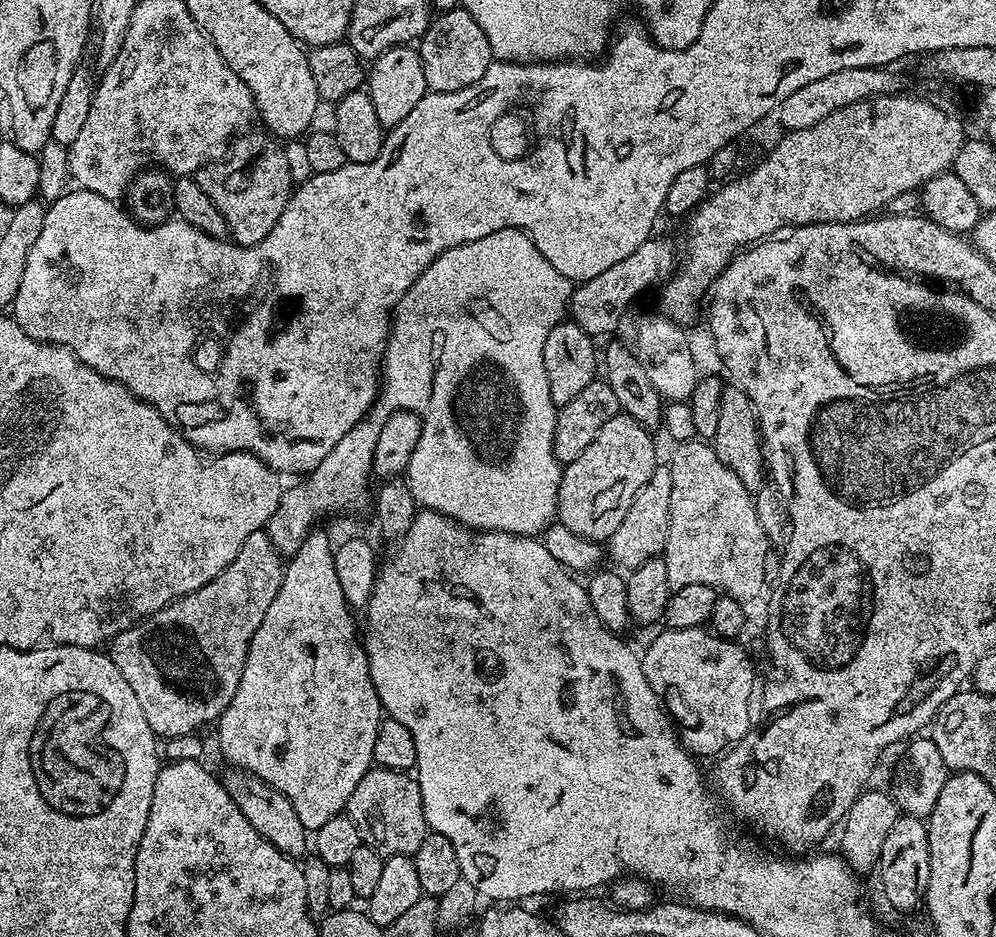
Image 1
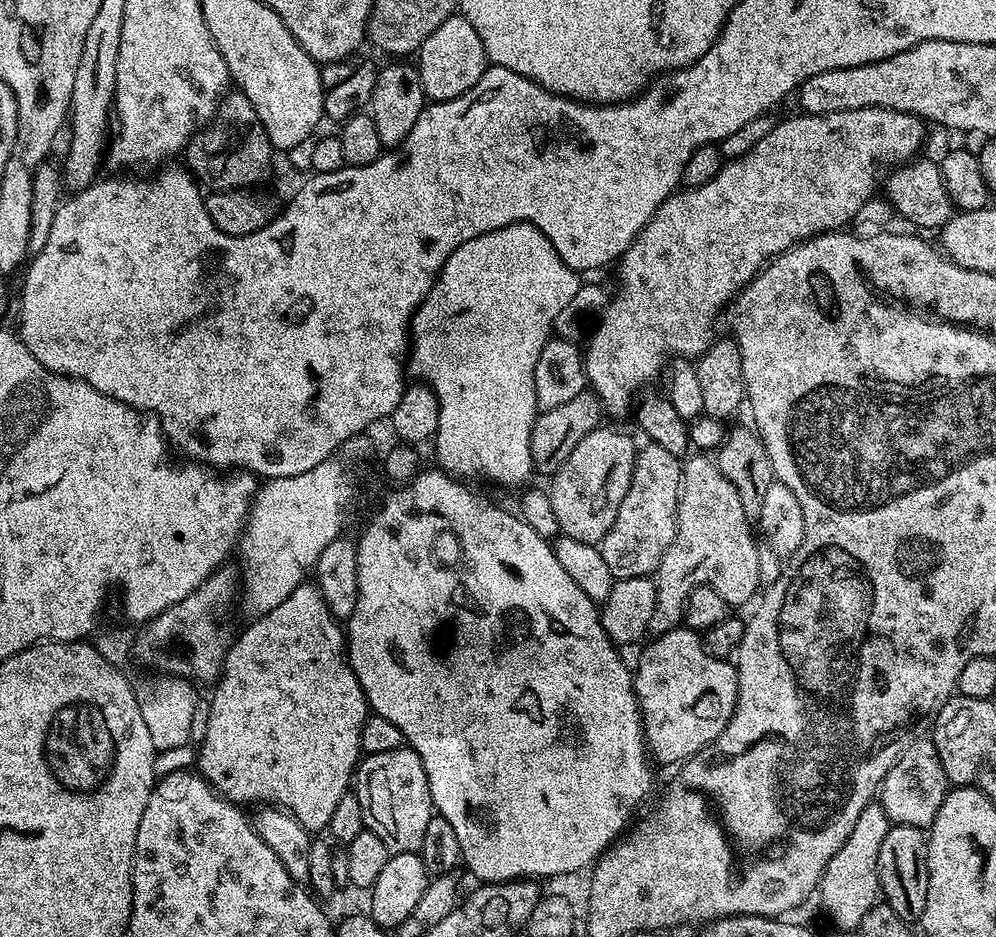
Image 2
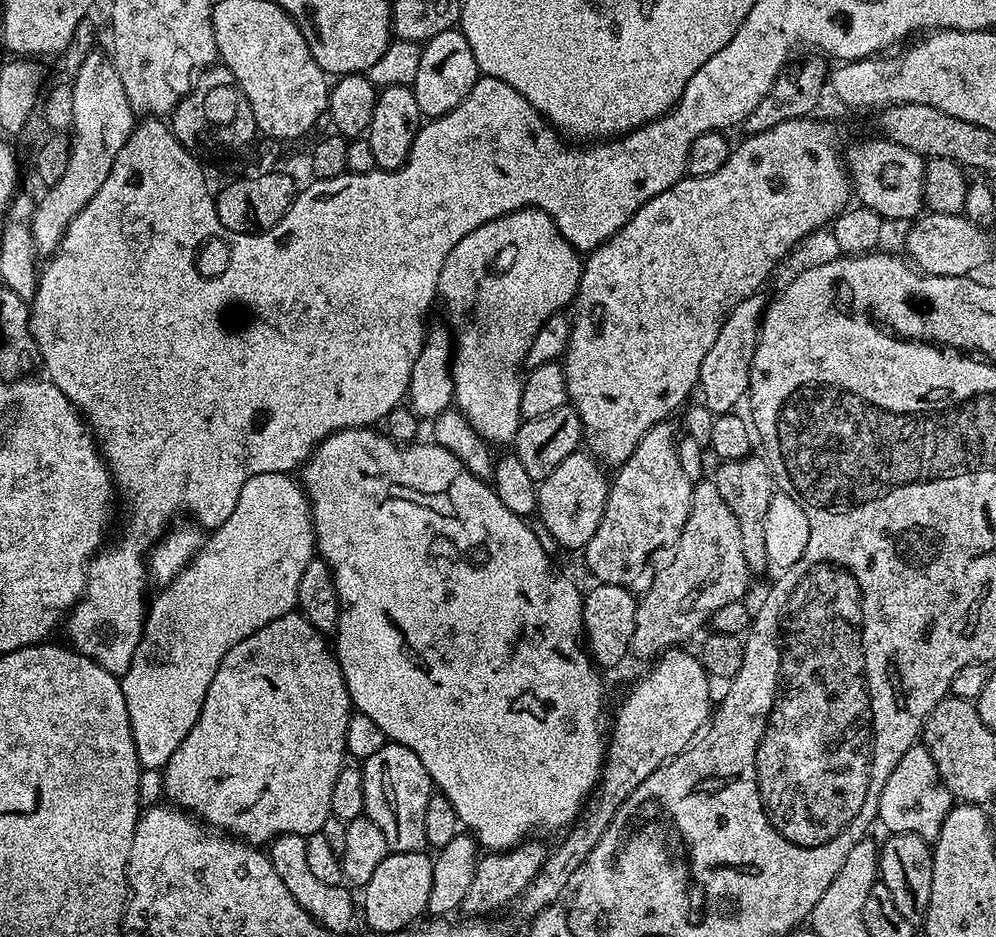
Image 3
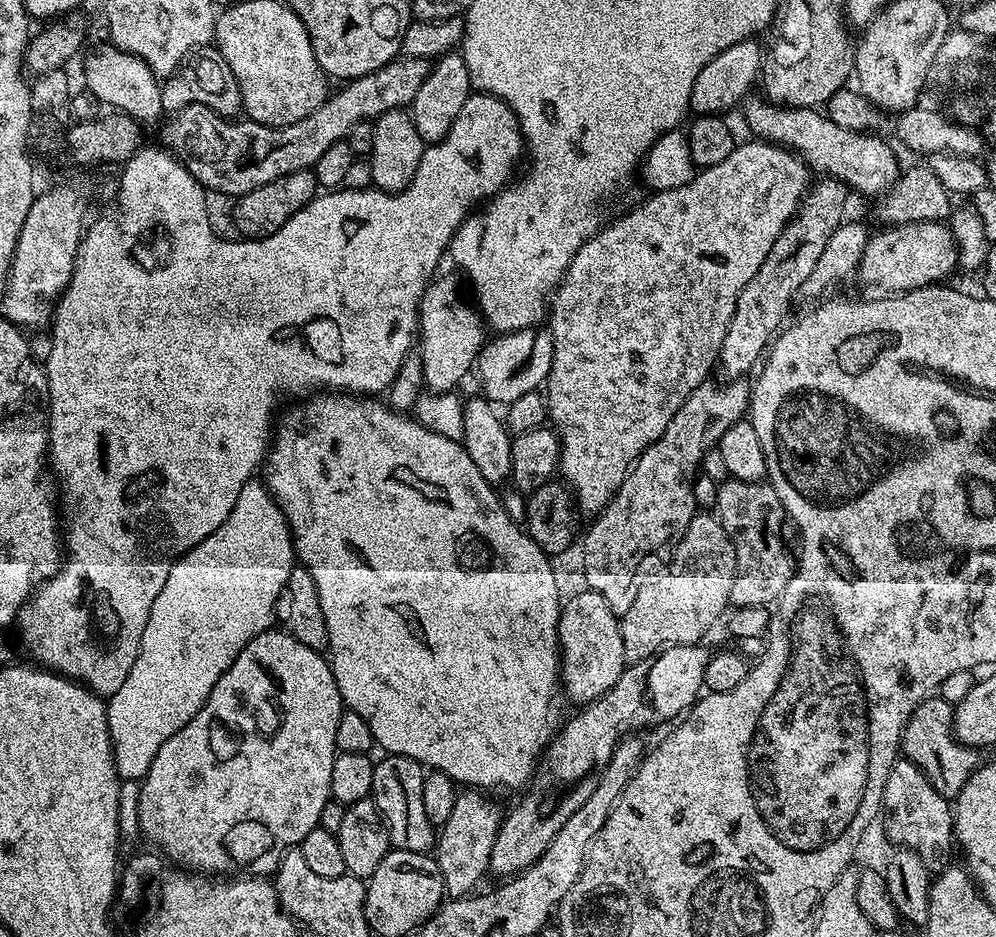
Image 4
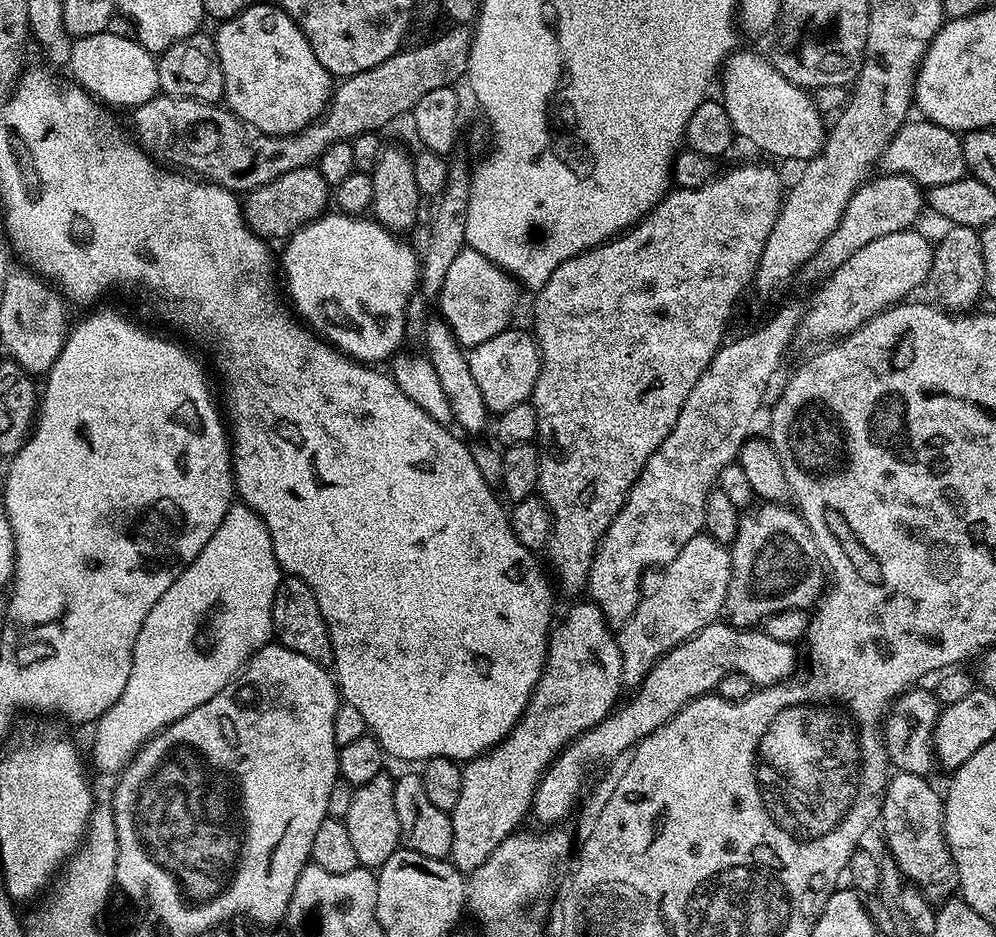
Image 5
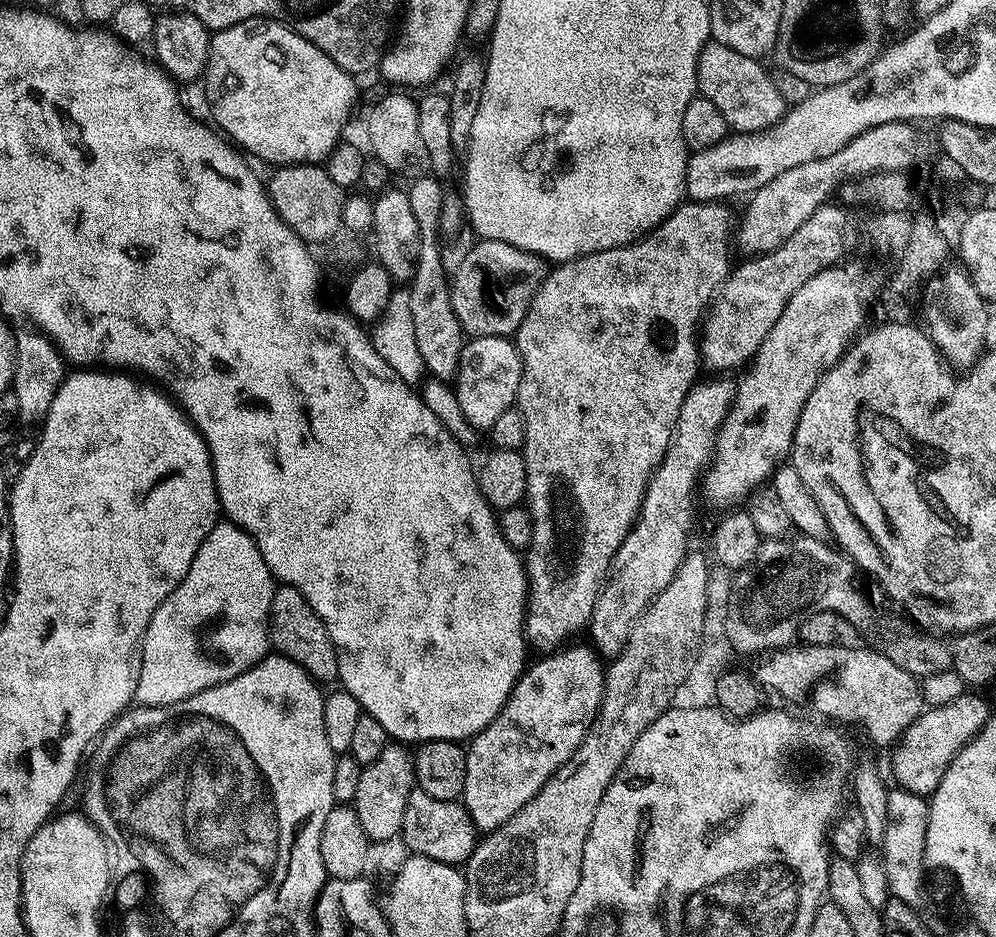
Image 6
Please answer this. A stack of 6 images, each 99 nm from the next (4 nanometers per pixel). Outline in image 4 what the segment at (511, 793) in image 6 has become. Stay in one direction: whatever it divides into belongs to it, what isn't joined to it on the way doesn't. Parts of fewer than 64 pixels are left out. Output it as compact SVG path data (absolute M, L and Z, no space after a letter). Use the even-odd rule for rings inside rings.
M591 590L576 592L563 601L558 622L560 639L560 684L562 692L576 703L576 706L591 704L623 674L626 667L620 617L610 610L610 602L602 594ZM480 790L461 791L454 810L450 810L450 818L438 828L434 845L436 871L440 873L445 893L452 898L469 895L475 889L472 887L489 875L490 850L494 850L494 838L498 838L502 808L500 812L499 806L484 796L487 795Z

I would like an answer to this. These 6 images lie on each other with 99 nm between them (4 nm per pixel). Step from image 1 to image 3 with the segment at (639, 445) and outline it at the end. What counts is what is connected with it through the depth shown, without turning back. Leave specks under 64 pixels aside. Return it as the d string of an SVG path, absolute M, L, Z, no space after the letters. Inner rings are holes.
M578 450L550 474L550 478L539 481L536 490L535 515L540 516L543 531L556 539L557 545L563 548L582 550L594 538L594 530L602 522L602 514L608 505L609 477L604 477L605 469L595 456L587 451Z

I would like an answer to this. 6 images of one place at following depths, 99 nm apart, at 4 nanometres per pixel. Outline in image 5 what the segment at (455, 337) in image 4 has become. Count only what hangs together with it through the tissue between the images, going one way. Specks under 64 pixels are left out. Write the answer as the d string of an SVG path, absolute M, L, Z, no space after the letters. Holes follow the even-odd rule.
M465 247L446 273L438 295L439 315L452 328L457 342L471 350L476 345L502 334L513 323L512 311L520 300L522 288L507 272L490 262L478 250Z

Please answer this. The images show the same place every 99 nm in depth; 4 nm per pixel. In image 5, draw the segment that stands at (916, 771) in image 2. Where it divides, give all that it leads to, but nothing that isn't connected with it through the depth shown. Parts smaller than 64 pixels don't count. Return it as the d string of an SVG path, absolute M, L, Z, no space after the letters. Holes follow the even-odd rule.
M896 772L889 779L888 787L884 790L884 801L880 807L879 822L884 828L884 842L887 855L892 856L903 879L909 885L921 890L929 890L935 884L943 882L947 876L951 877L954 872L952 855L948 849L948 843L944 837L944 802L941 793L936 793L928 785L929 781L918 774L909 772Z

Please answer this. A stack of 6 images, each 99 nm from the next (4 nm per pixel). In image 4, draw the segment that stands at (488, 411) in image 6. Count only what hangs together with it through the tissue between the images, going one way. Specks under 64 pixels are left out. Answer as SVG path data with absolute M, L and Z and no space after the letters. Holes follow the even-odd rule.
M547 327L524 328L520 332L505 332L489 339L480 349L478 372L483 395L496 406L507 406L522 394L537 391L547 381L554 362L554 342Z

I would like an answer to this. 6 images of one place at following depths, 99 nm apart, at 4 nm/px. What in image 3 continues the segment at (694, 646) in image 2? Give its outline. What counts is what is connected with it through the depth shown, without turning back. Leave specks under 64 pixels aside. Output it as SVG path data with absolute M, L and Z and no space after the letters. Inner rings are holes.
M688 650L665 651L653 663L657 664L633 686L632 693L617 710L616 721L610 724L600 783L587 801L582 819L563 833L564 841L557 846L556 852L555 848L549 851L543 870L532 879L531 888L524 893L522 904L529 908L529 913L540 912L561 899L559 896L563 894L564 887L571 880L573 883L574 877L584 867L590 850L594 850L601 834L610 826L620 804L626 802L626 798L634 794L634 790L638 790L654 770L682 755L709 723L714 711L712 692L708 689L710 677L699 659L684 651Z

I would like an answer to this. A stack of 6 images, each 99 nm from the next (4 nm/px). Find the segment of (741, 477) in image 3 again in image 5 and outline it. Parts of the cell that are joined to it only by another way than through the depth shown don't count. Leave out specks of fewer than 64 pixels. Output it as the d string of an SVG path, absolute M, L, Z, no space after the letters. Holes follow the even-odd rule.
M764 502L759 506L761 508L753 507L741 515L736 537L730 545L732 577L726 590L724 612L735 628L756 628L765 616L773 616L782 610L811 609L826 588L826 568L804 517L784 502Z

